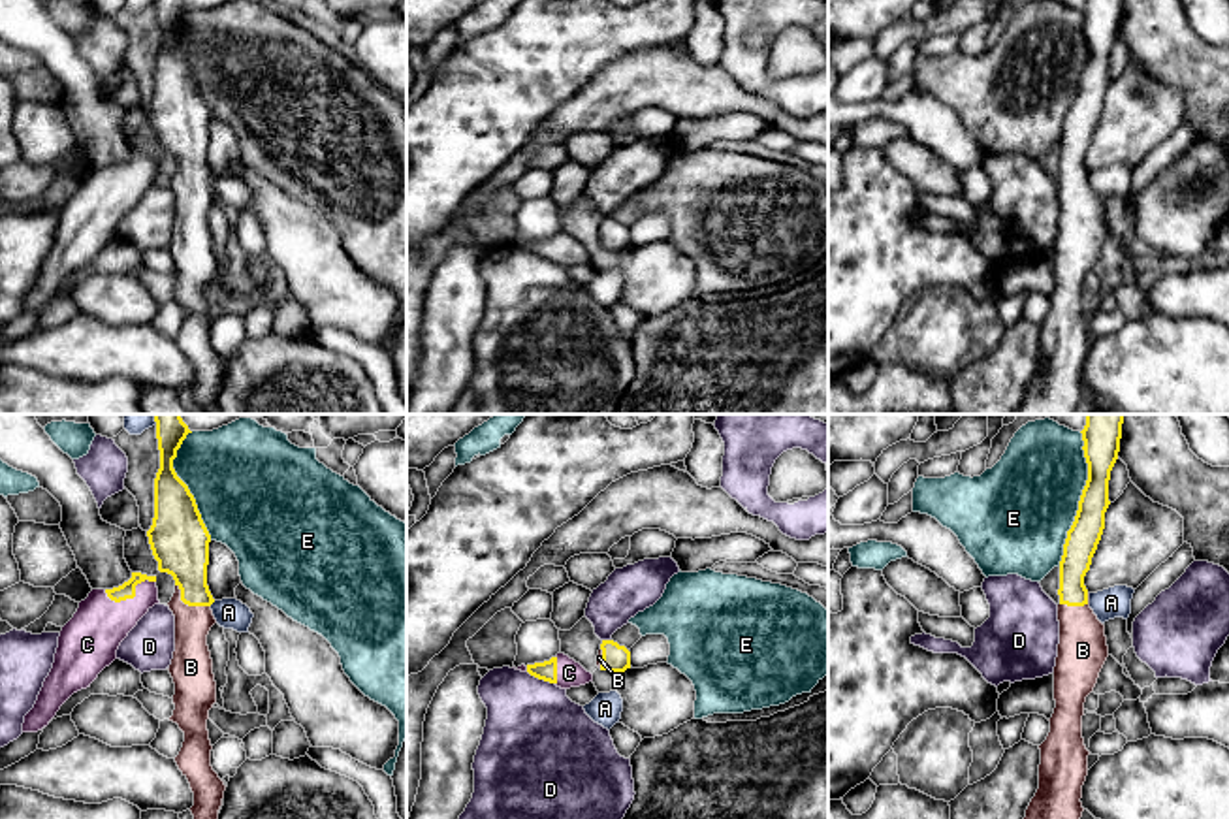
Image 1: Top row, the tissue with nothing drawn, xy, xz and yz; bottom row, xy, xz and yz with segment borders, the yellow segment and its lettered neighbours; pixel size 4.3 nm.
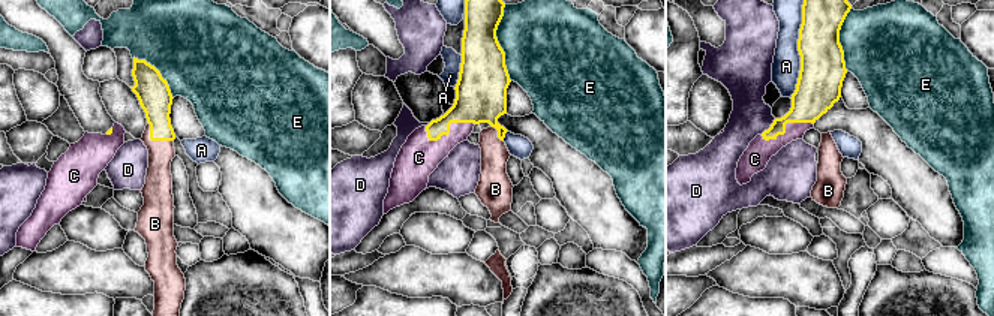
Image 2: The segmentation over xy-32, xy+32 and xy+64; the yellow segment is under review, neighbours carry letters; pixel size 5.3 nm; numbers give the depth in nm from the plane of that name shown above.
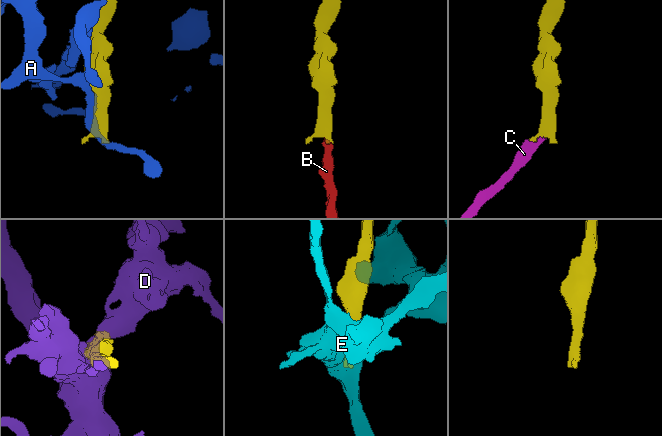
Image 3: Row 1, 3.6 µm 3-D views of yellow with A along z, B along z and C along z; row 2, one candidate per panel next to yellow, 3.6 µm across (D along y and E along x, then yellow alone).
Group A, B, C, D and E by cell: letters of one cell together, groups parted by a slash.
A / B C / D / E

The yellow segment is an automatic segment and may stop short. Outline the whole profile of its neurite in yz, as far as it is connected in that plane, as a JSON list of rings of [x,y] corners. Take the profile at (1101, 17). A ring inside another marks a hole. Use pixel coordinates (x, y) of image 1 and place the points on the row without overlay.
[[[1086,0],[1082,11],[1084,36],[1088,41],[1088,58],[1082,68],[1078,88],[1063,122],[1060,139],[1060,222],[1054,245],[1054,279],[1056,286],[1050,299],[1050,311],[1039,324],[1039,367],[1031,377],[1022,405],[1014,414],[1077,414],[1082,395],[1082,363],[1088,354],[1088,333],[1082,316],[1082,294],[1086,275],[1093,269],[1099,250],[1109,235],[1105,203],[1090,186],[1090,171],[1084,154],[1090,149],[1092,136],[1097,128],[1105,107],[1105,90],[1109,79],[1110,49],[1118,38],[1124,0]]]

